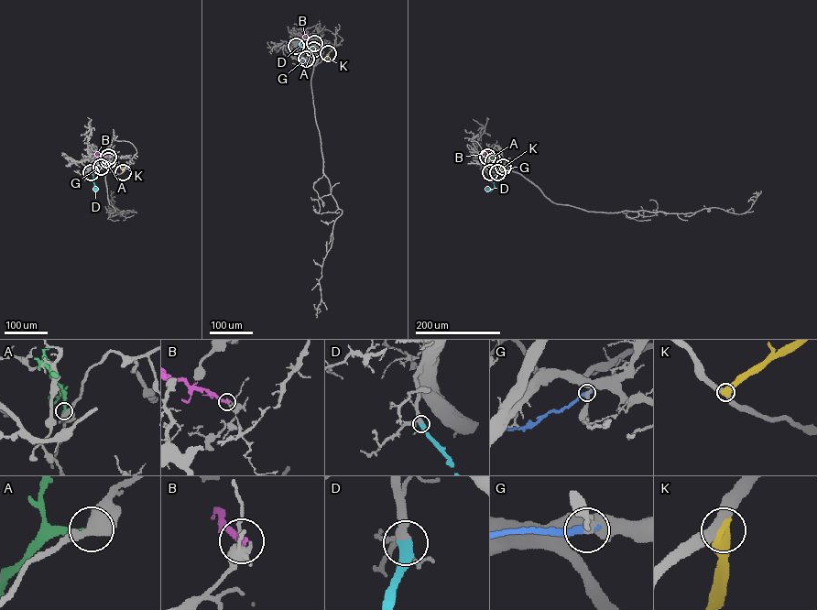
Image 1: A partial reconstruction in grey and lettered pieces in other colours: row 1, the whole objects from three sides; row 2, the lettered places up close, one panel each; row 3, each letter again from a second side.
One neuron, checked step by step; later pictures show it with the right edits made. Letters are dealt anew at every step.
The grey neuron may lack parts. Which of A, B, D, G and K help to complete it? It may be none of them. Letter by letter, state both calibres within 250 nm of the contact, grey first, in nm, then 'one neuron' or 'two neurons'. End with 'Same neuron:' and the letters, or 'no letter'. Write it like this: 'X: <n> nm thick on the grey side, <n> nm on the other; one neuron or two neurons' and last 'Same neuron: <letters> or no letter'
A: 500 nm thick on the grey side, 240 nm on the other; two neurons
B: 200 nm thick on the grey side, 240 nm on the other; two neurons
D: 240 nm thick on the grey side, 480 nm on the other; one neuron
G: 280 nm thick on the grey side, 400 nm on the other; two neurons
K: 440 nm thick on the grey side, 500 nm on the other; two neurons
Same neuron: D

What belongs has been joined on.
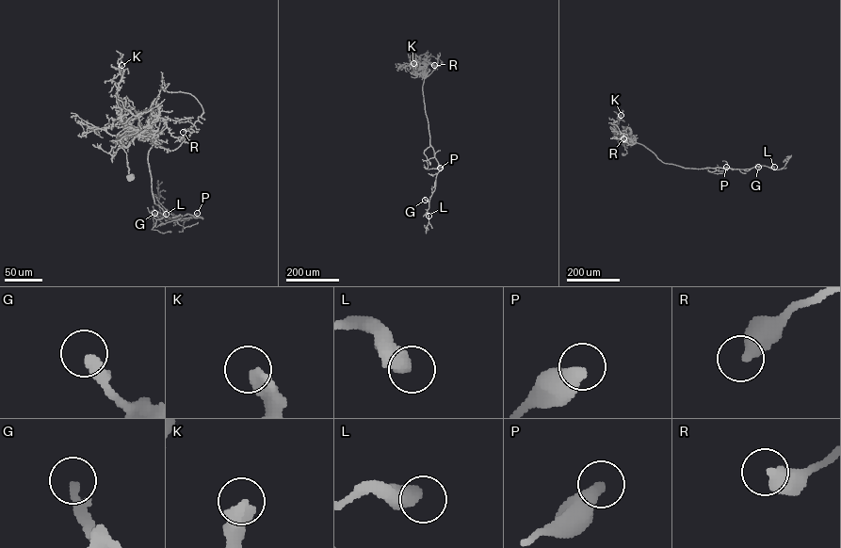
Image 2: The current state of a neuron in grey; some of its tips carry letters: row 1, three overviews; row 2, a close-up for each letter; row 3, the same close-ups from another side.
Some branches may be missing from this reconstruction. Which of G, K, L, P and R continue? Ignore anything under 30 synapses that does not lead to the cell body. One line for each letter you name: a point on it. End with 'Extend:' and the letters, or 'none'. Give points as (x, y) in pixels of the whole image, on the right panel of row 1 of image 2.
Extend: none

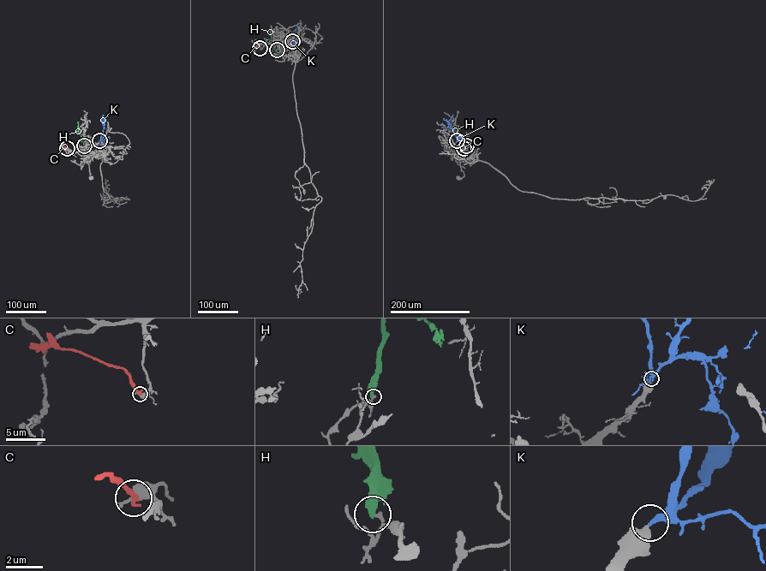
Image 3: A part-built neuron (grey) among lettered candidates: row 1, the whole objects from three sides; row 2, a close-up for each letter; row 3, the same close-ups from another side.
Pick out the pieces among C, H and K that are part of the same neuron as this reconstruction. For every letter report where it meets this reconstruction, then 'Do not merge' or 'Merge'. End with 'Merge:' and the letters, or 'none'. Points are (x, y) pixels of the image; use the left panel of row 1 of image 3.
C: Touches grey at (67, 148). Do not merge
H: Touches grey at (84, 145). Do not merge
K: Touches grey at (99, 140). Merge
Merge: K

